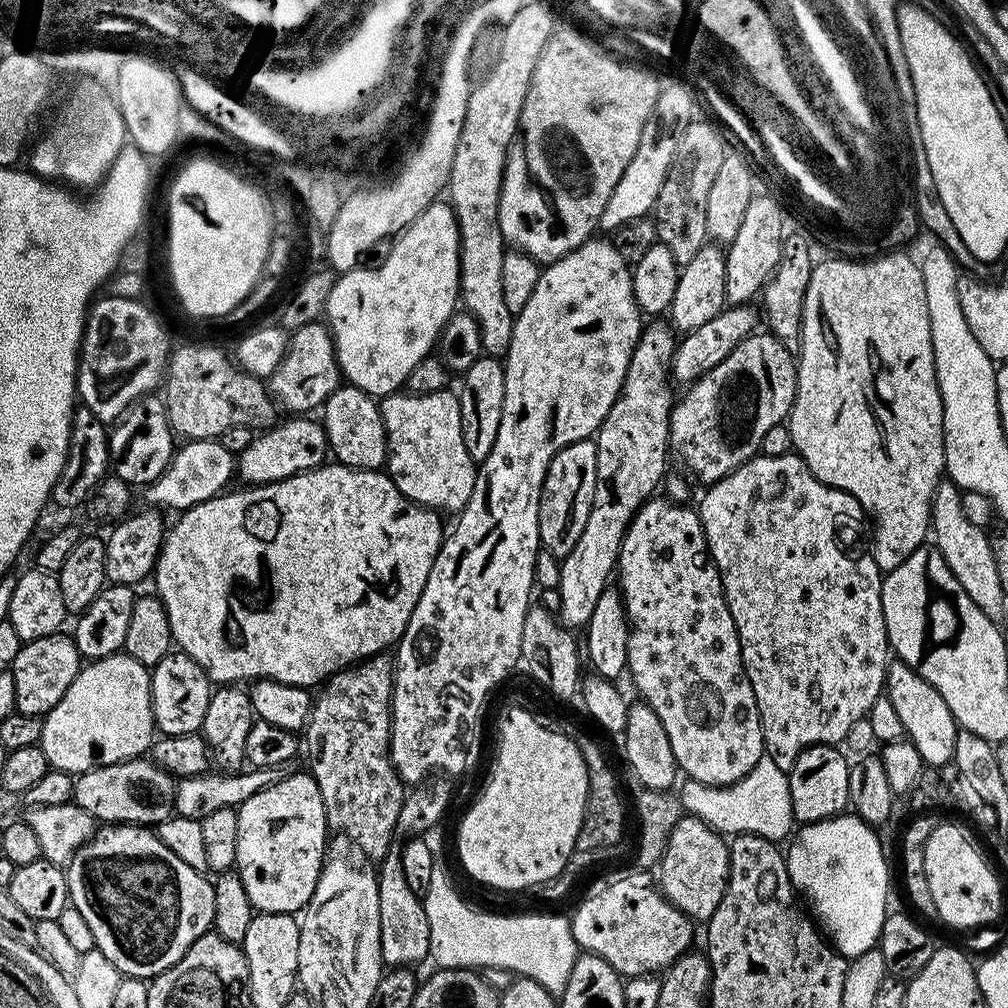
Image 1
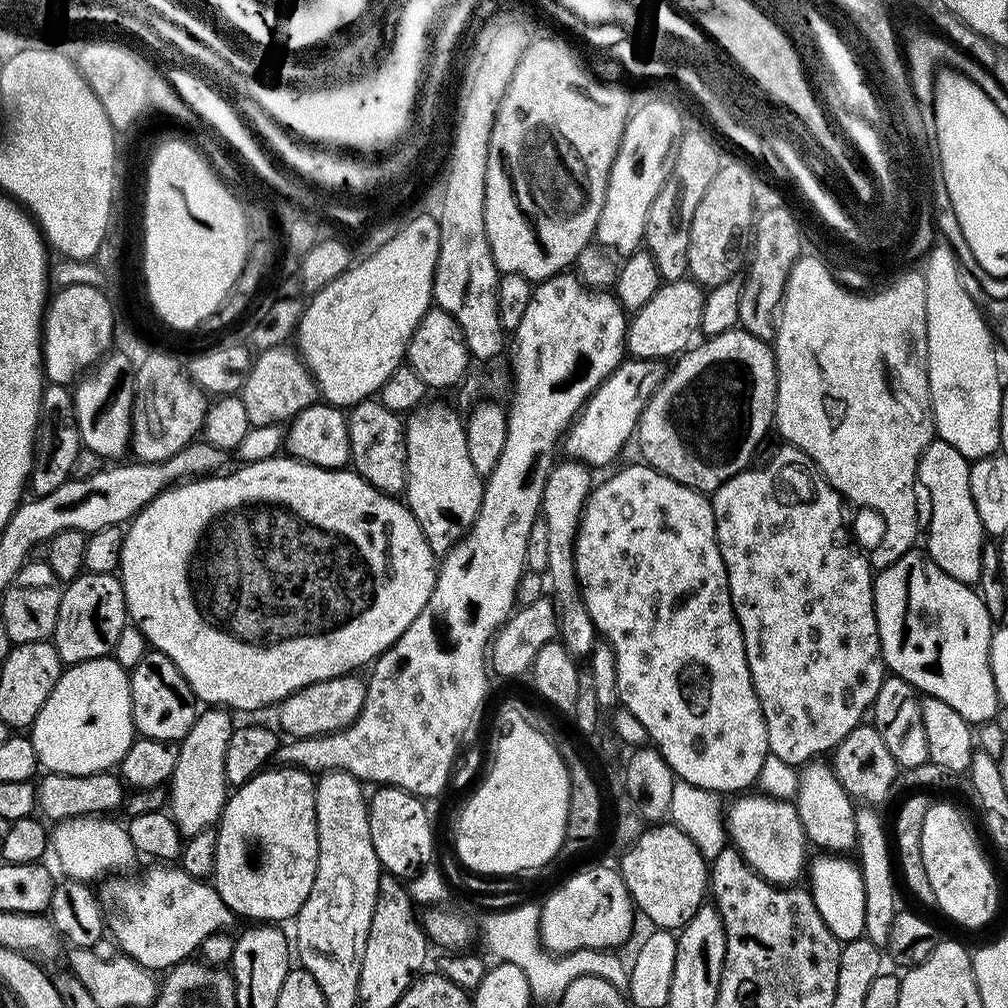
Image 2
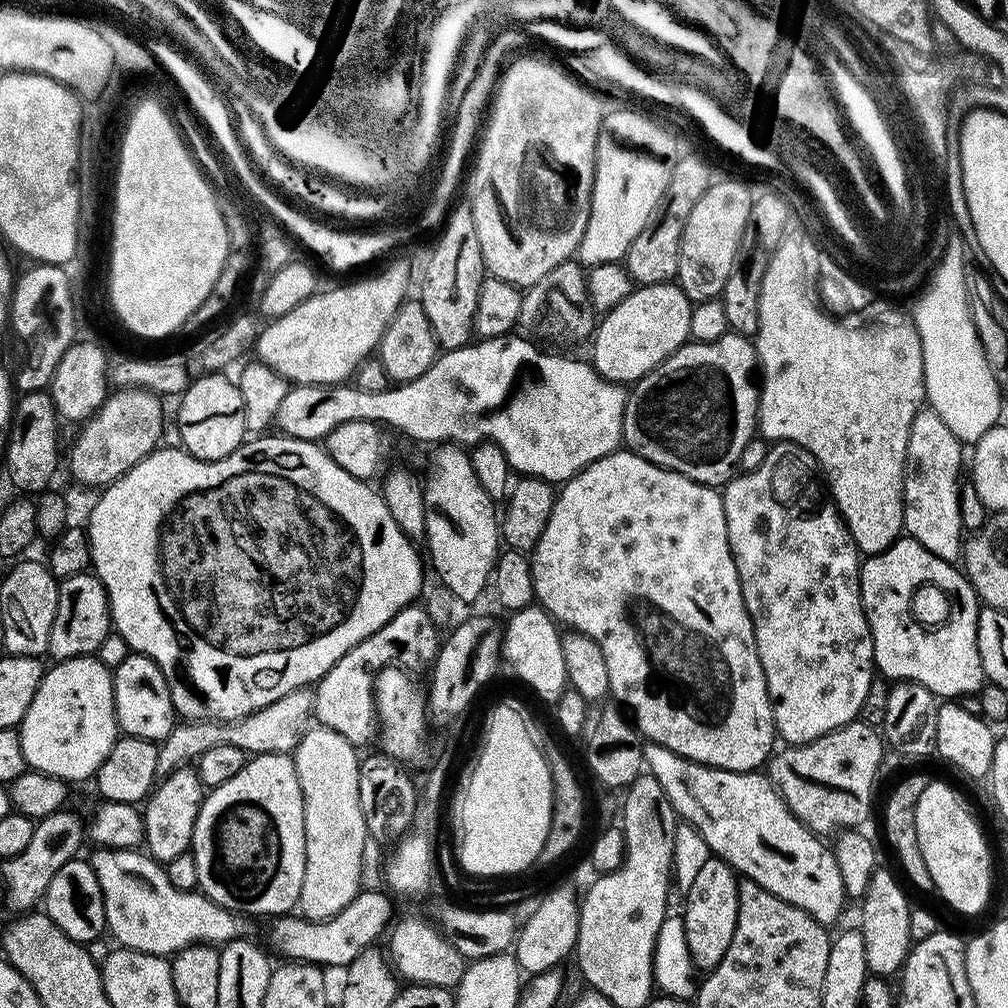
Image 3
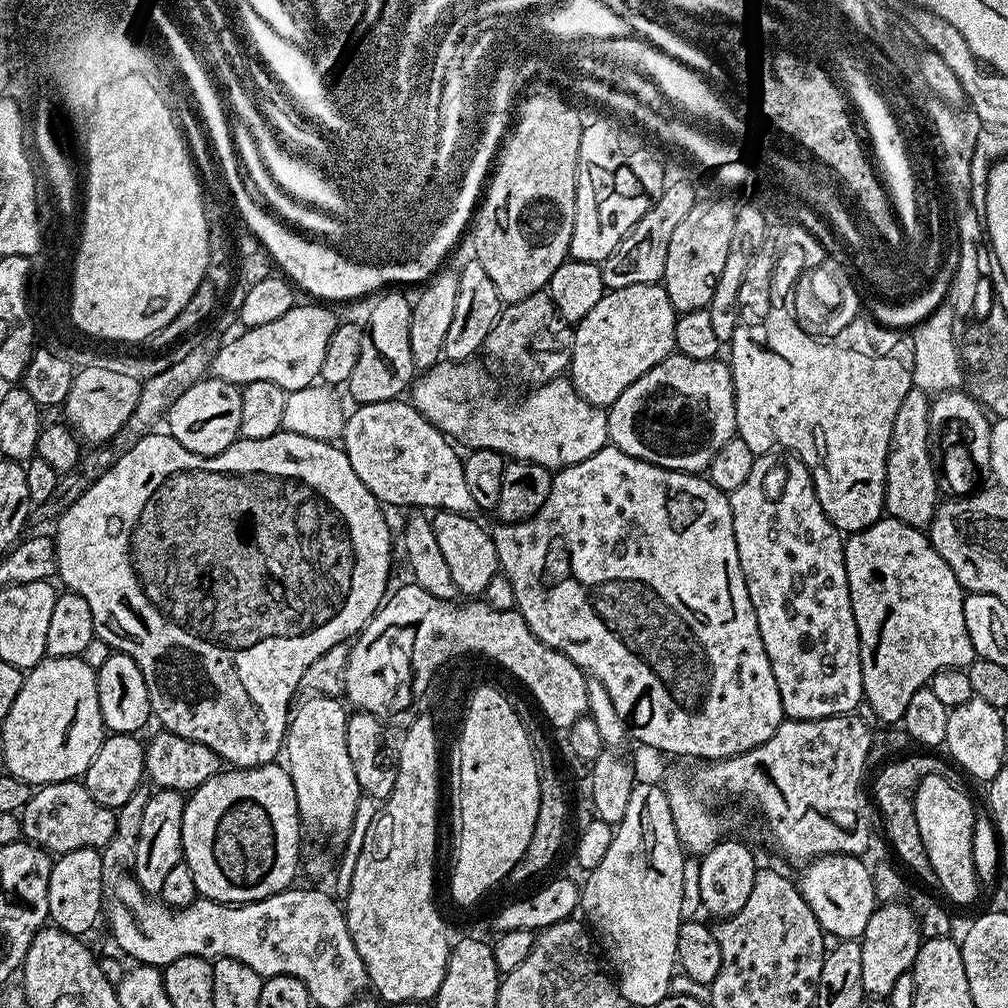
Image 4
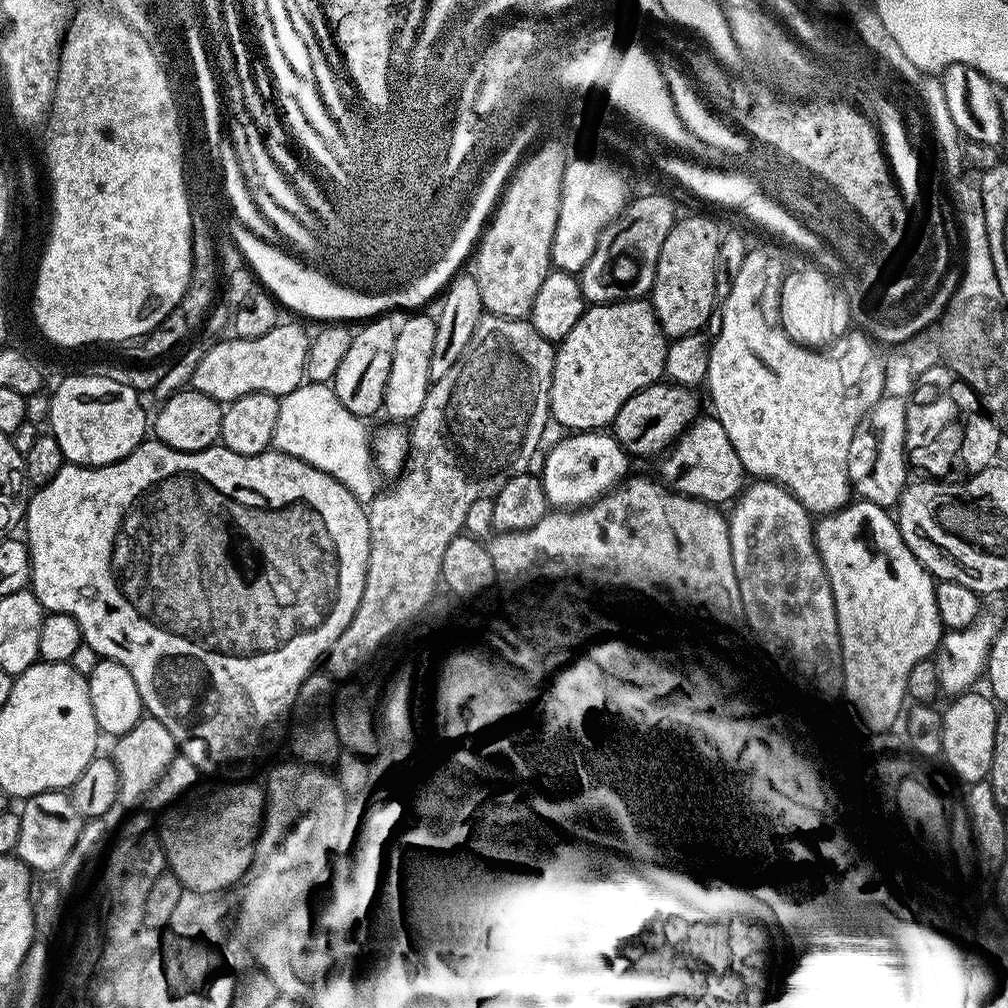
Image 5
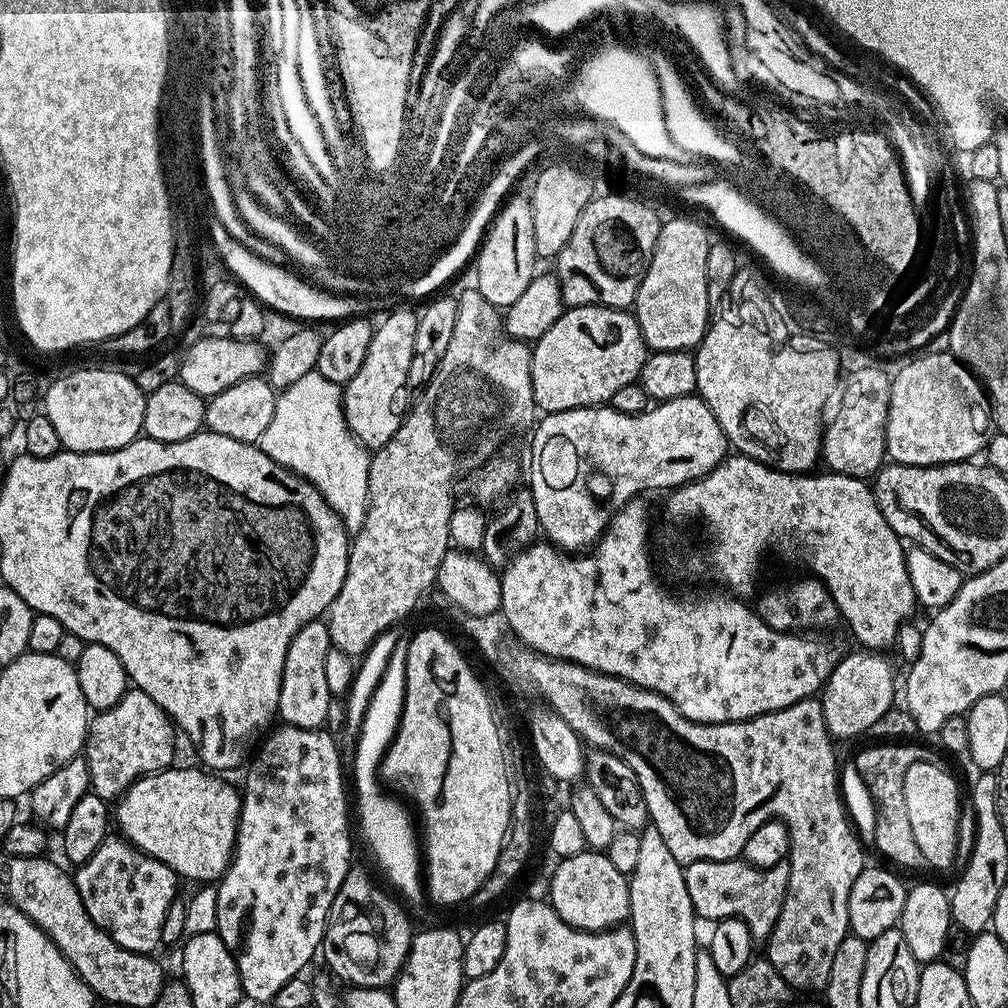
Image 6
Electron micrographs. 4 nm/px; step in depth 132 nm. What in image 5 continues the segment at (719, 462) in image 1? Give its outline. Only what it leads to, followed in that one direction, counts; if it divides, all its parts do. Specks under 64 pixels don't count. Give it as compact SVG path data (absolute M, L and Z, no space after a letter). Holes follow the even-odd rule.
M657 382L649 388L638 390L624 403L622 410L618 410L614 421L616 439L630 448L632 444L631 451L642 456L650 452L663 453L697 419L700 400L692 392L695 391L691 387L671 382Z

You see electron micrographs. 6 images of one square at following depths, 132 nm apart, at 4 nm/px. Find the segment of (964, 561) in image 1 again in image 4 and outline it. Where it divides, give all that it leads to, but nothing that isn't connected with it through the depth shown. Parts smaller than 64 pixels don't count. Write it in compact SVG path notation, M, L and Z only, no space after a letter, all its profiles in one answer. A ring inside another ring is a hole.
M912 387L902 398L902 406L898 406L898 418L894 418L892 441L886 462L886 494L884 506L887 515L893 520L906 522L912 528L927 529L932 523L932 515L936 513L938 503L938 468L930 451L928 438L928 422L932 414L930 396L925 389Z

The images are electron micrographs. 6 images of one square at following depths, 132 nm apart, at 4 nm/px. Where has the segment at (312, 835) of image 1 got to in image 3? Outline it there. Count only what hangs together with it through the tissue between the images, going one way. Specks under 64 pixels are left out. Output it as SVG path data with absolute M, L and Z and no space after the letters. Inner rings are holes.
M287 752L278 753L262 753L260 755L253 755L251 759L245 763L242 770L238 770L238 774L234 774L234 778L230 778L230 782L222 782L222 786L211 789L205 795L204 801L200 803L200 809L198 810L198 818L194 822L194 834L192 835L192 846L190 851L194 854L194 862L198 862L198 882L200 883L199 891L204 895L212 899L215 904L220 904L224 908L230 909L237 914L244 914L243 912L249 912L252 916L268 916L267 918L280 917L282 915L291 913L292 907L297 907L300 904L300 895L302 894L302 878L306 878L306 822L304 821L304 803L302 802L302 786L298 786L298 770L296 769L296 761Z

